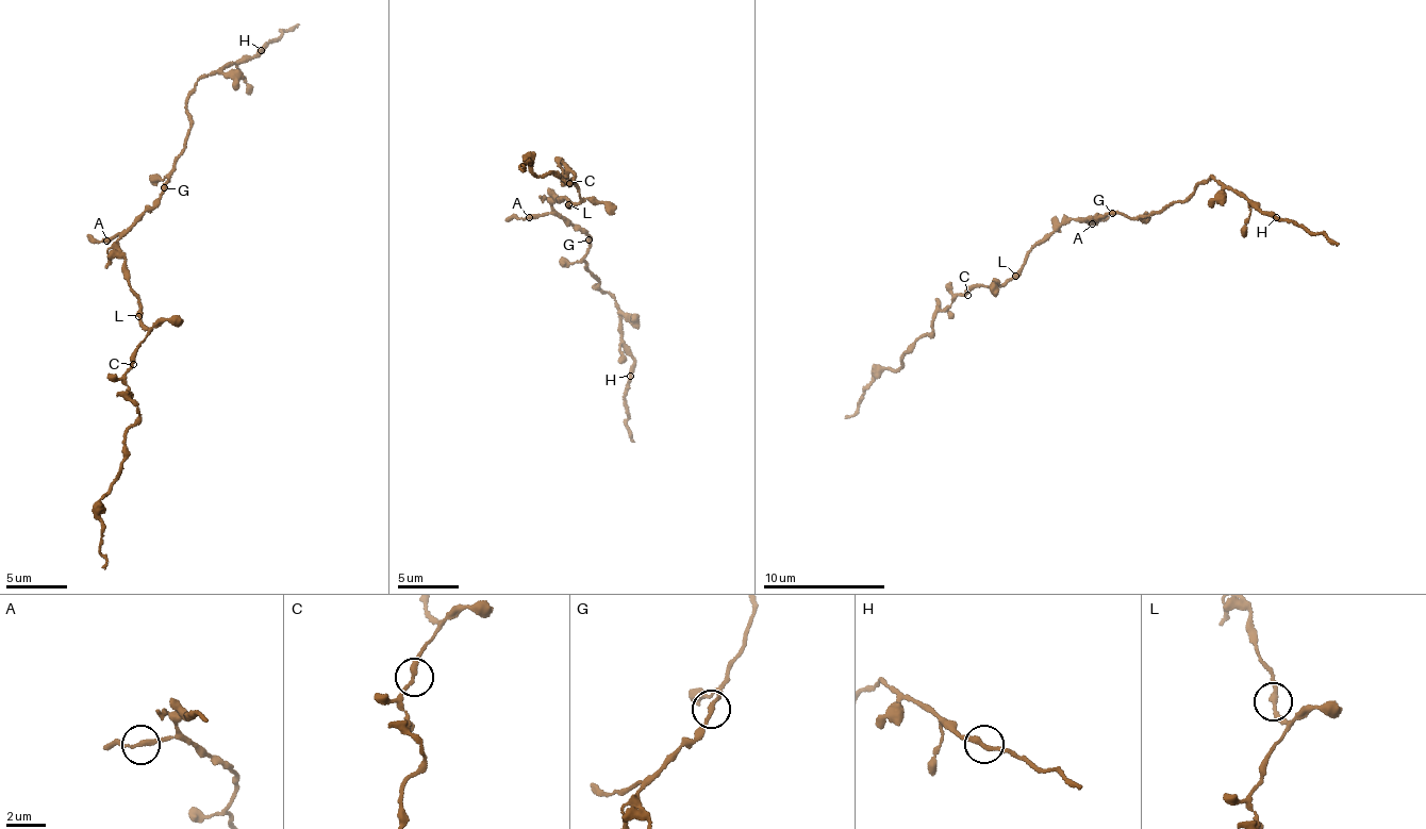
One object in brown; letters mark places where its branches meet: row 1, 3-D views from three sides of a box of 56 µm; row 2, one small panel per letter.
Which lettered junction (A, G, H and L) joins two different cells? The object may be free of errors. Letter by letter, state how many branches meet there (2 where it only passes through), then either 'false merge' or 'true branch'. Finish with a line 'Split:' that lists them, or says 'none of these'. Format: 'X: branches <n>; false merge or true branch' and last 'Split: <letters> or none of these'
A: branches 2; true branch
G: branches 2; true branch
H: branches 2; true branch
L: branches 2; true branch
Split: none of these

